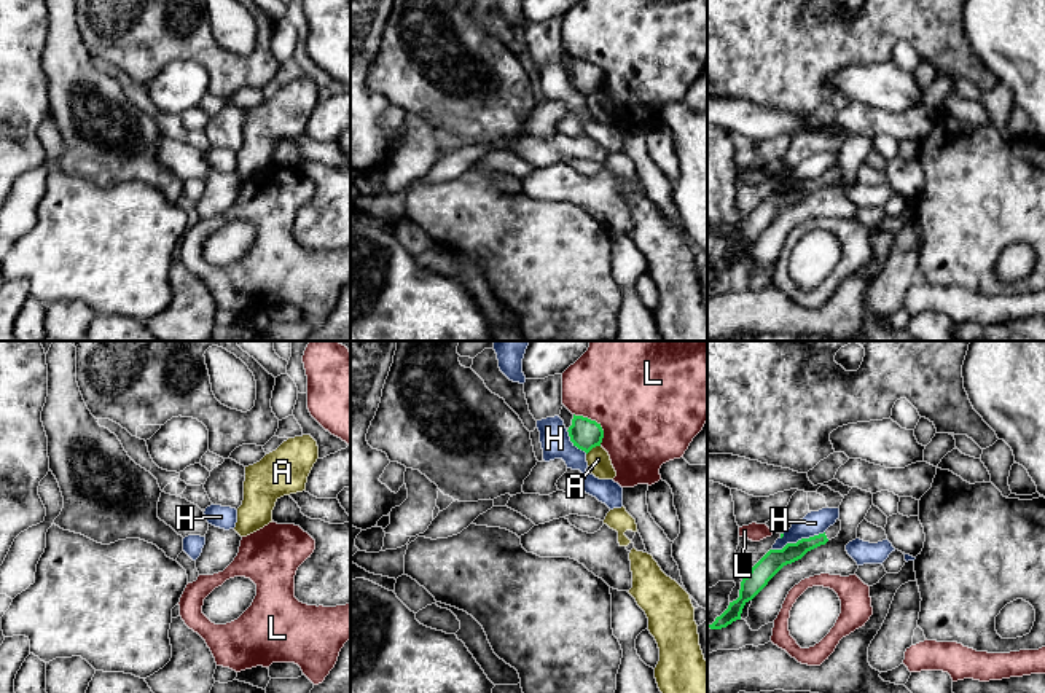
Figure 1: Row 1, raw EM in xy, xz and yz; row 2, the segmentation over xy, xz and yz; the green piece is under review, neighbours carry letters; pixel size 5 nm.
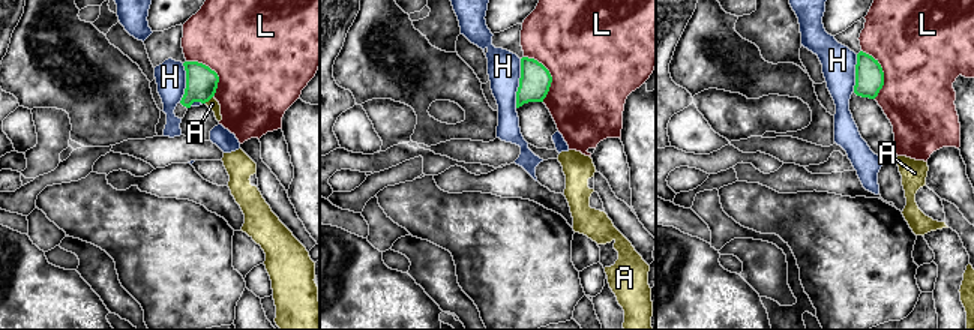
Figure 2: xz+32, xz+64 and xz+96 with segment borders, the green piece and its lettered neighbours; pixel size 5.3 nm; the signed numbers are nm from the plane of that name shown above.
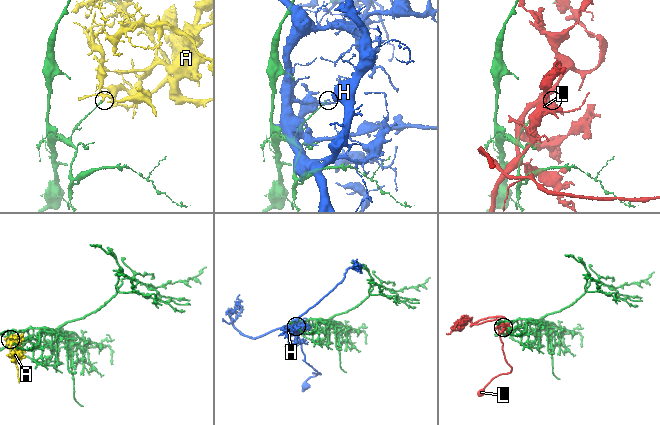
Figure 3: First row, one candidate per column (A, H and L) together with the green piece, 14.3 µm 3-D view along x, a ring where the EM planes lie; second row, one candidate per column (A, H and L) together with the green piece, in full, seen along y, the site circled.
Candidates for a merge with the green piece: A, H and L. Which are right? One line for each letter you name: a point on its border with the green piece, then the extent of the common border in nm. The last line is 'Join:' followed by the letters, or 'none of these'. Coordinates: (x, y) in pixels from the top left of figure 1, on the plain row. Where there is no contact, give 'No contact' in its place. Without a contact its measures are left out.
Join: none of these

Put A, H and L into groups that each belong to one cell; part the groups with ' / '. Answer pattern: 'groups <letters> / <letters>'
groups A / H / L

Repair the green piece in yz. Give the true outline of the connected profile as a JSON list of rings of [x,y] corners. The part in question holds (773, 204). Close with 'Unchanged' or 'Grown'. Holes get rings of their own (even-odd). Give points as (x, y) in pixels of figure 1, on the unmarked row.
[[[838,161],[824,177],[801,182],[796,186],[787,186],[782,193],[769,193],[742,221],[739,241],[730,245],[728,252],[707,269],[710,272],[722,272],[741,263],[744,249],[752,244],[784,209],[801,202],[808,194],[838,180],[840,174],[841,164]]]. Grown

